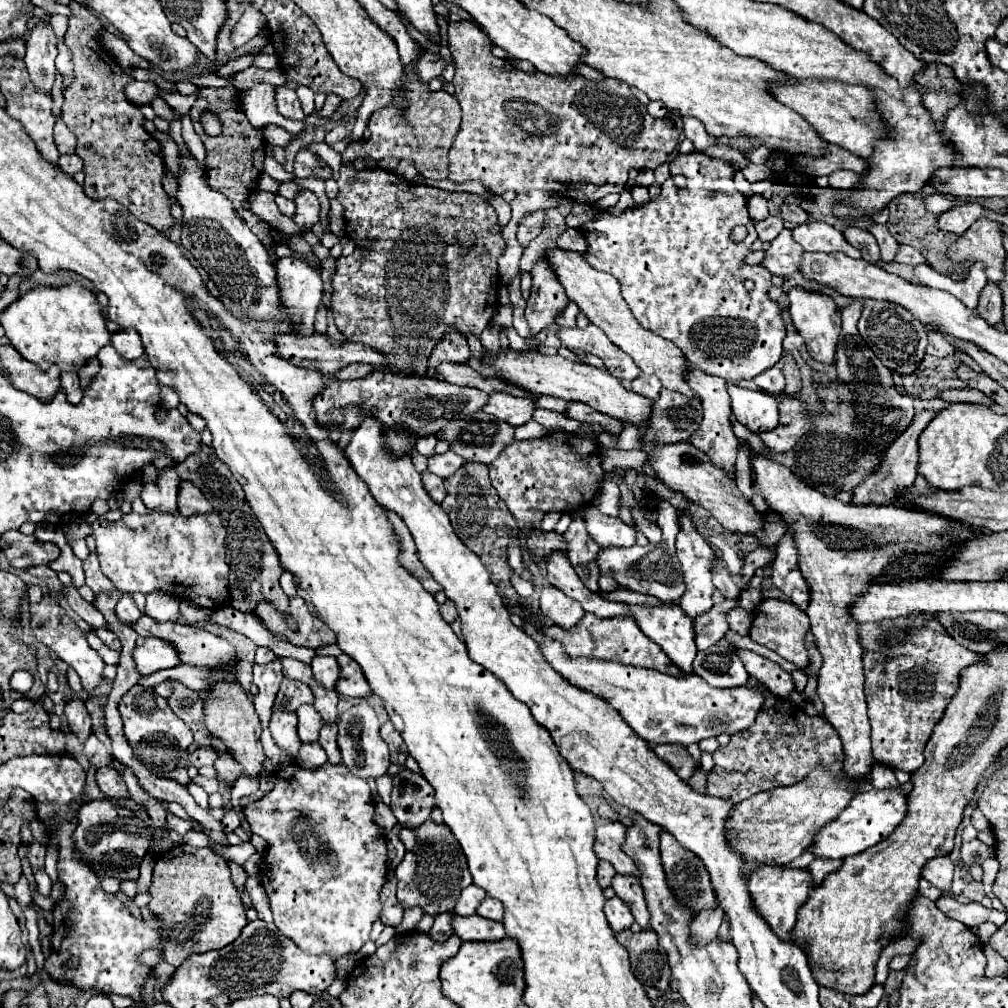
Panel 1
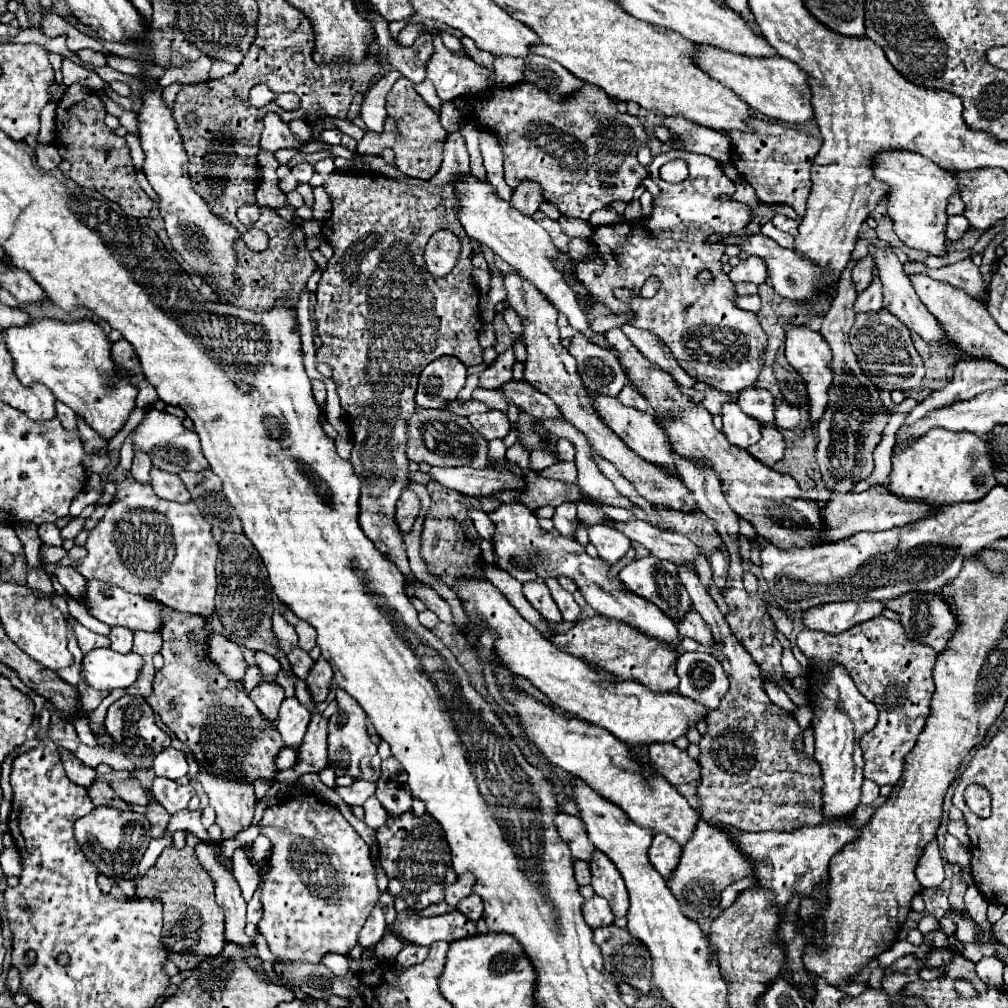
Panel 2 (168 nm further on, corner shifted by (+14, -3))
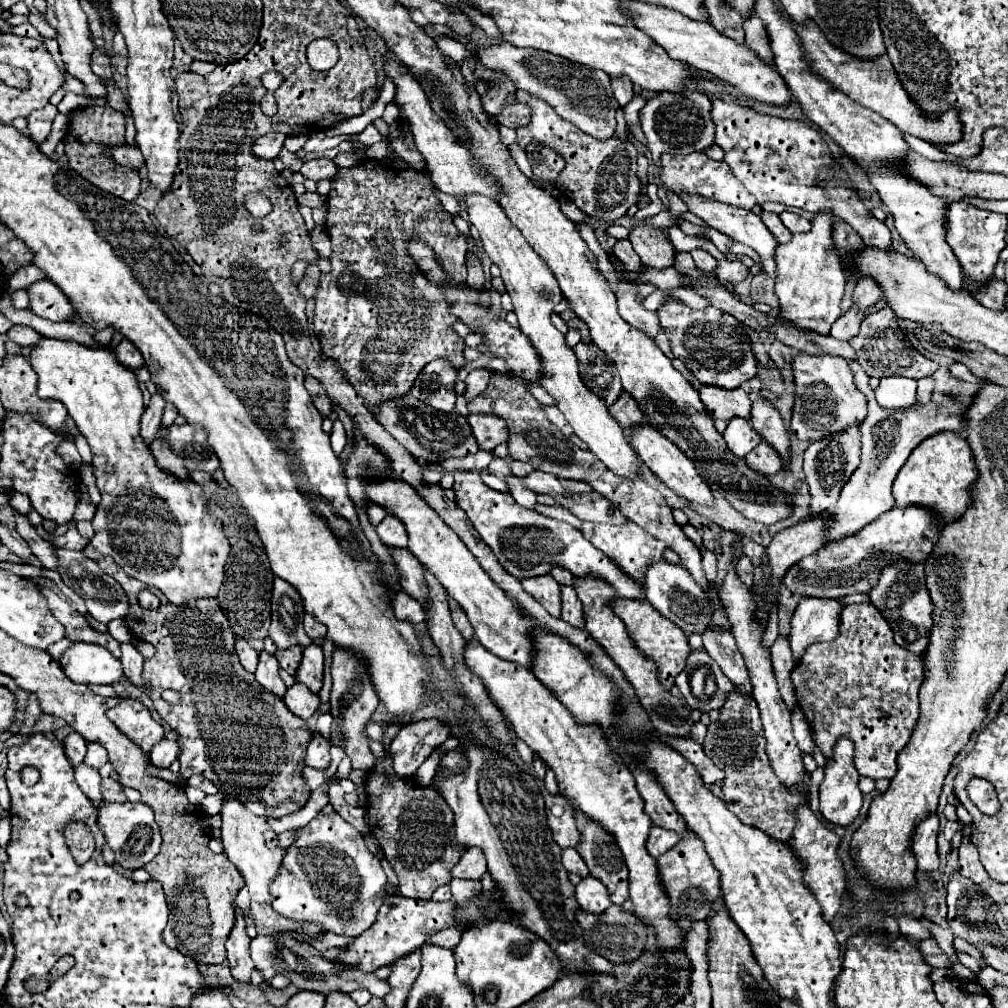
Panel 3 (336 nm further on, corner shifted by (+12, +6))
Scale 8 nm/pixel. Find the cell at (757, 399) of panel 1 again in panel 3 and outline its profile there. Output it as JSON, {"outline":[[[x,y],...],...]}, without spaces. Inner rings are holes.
{"outline":[[[735,416],[727,424],[723,438],[725,438],[729,450],[735,452],[735,456],[739,456],[739,458],[745,458],[761,442],[759,432],[755,432],[755,428],[751,428],[749,420],[743,420],[739,416]]]}

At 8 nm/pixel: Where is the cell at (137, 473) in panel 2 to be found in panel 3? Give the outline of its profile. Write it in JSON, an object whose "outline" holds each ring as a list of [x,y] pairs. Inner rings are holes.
{"outline":[[[153,394],[149,406],[145,408],[145,412],[143,412],[143,416],[141,416],[141,436],[143,436],[143,440],[145,440],[147,446],[151,446],[151,440],[155,438],[155,434],[157,434],[159,428],[161,428],[163,406],[165,406],[163,396]]]}

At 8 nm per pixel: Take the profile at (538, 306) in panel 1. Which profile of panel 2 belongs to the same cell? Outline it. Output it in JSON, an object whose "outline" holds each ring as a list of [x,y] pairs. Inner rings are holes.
{"outline":[[[507,349],[505,353],[497,355],[497,359],[483,373],[479,373],[479,387],[497,389],[503,383],[511,381],[513,379],[511,367],[513,367],[513,349]]]}

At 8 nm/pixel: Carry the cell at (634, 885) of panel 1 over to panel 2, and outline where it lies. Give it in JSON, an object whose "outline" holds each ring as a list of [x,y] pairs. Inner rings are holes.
{"outline":[[[595,849],[593,859],[589,861],[589,869],[591,869],[591,887],[595,889],[595,893],[609,901],[615,917],[623,917],[629,907],[629,897],[617,867],[609,861],[607,855]]]}

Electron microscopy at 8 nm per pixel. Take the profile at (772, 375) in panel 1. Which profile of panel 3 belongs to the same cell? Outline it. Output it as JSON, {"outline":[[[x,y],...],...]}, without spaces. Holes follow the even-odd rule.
{"outline":[[[759,398],[753,402],[751,426],[763,436],[763,440],[767,440],[779,452],[779,456],[789,454],[789,436],[783,426],[783,420],[771,400]]]}

